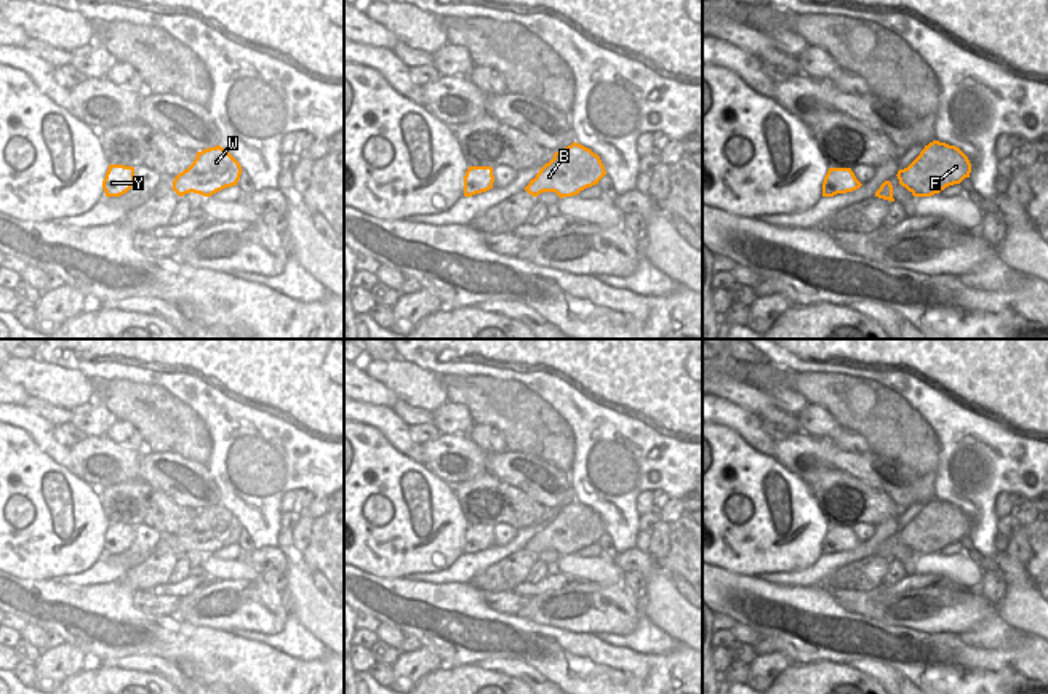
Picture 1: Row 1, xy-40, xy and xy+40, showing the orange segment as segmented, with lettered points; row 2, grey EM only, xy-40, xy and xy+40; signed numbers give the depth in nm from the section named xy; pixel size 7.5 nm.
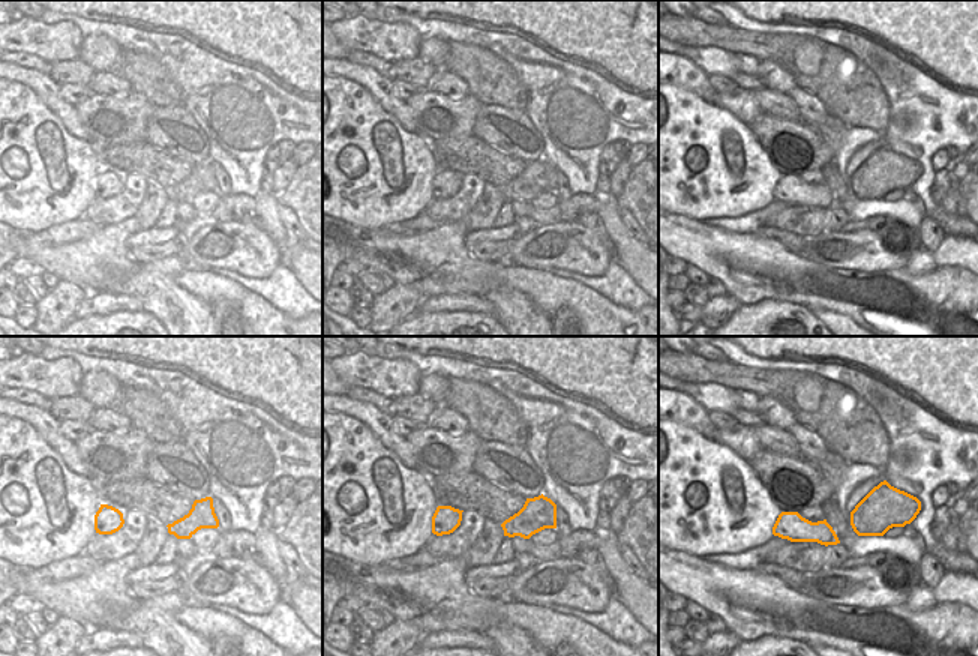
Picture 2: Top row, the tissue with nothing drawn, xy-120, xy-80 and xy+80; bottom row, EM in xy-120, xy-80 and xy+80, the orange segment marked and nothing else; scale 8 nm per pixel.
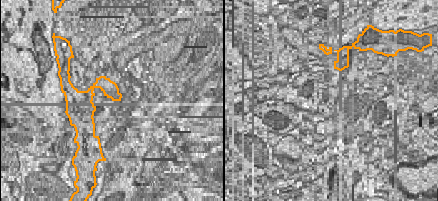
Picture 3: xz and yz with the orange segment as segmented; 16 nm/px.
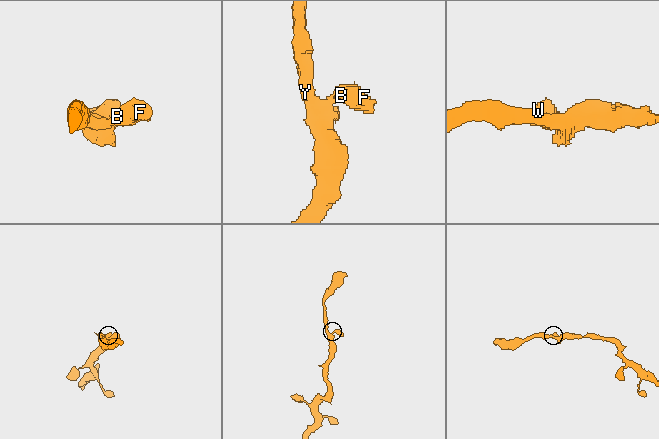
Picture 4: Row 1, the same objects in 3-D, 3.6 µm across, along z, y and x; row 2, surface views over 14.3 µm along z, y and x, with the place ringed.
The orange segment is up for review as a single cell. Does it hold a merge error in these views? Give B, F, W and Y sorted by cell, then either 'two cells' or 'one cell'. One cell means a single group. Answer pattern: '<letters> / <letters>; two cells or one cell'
B F W Y; one cell

